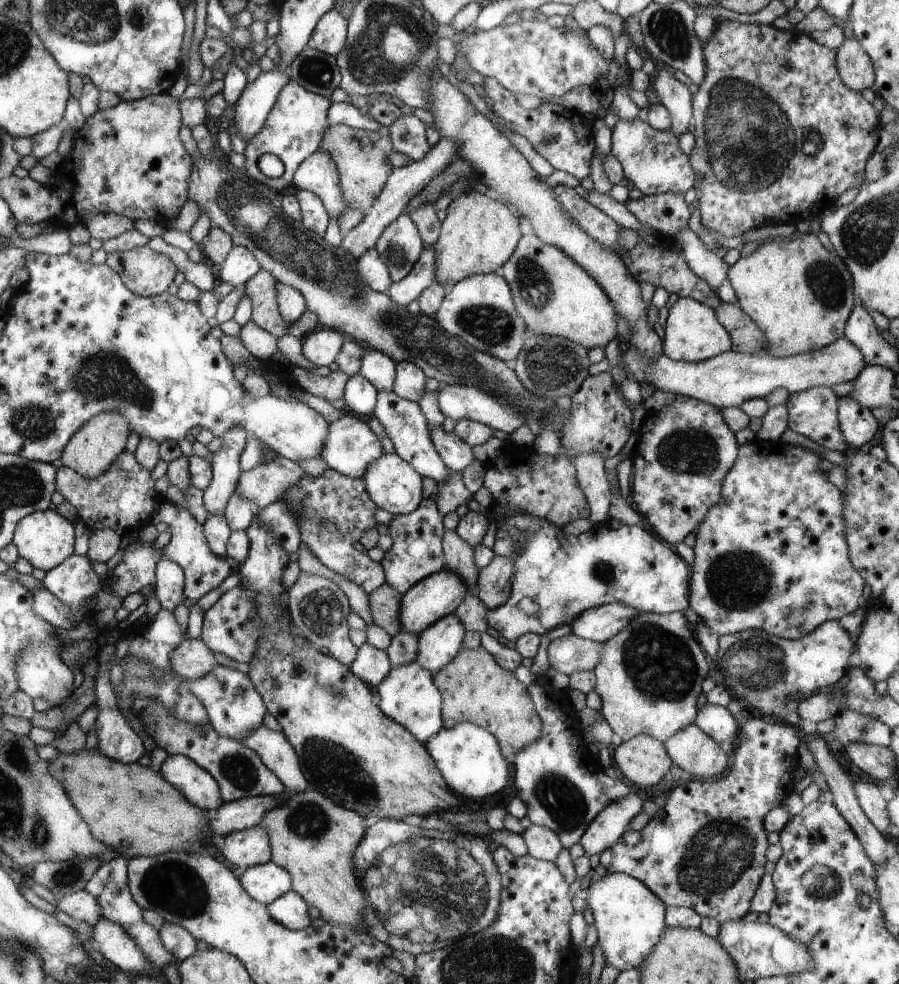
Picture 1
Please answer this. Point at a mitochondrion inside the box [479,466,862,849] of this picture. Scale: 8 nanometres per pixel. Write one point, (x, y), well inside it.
(657, 664)

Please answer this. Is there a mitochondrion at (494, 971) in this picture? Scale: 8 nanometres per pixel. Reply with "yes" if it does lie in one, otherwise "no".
yes

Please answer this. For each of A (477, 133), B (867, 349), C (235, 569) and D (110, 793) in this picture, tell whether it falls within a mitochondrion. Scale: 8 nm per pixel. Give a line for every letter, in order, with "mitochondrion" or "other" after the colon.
A: other
B: other
C: other
D: other

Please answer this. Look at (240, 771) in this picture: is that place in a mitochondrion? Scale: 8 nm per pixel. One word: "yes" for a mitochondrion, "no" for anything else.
yes

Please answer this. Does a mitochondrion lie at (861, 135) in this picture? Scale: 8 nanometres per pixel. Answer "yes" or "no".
no

